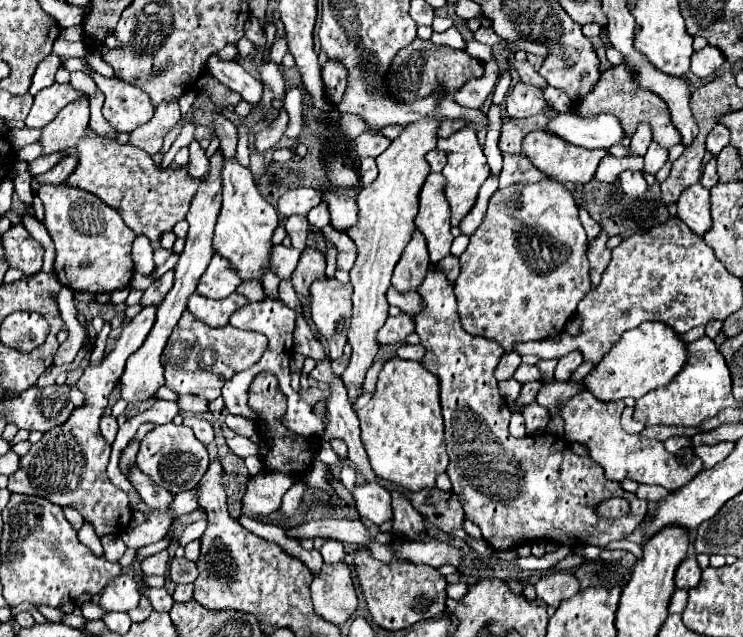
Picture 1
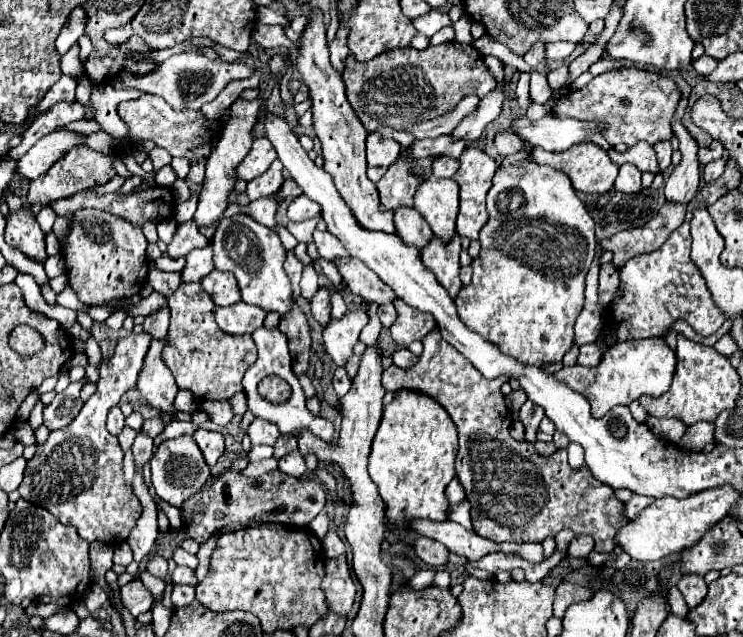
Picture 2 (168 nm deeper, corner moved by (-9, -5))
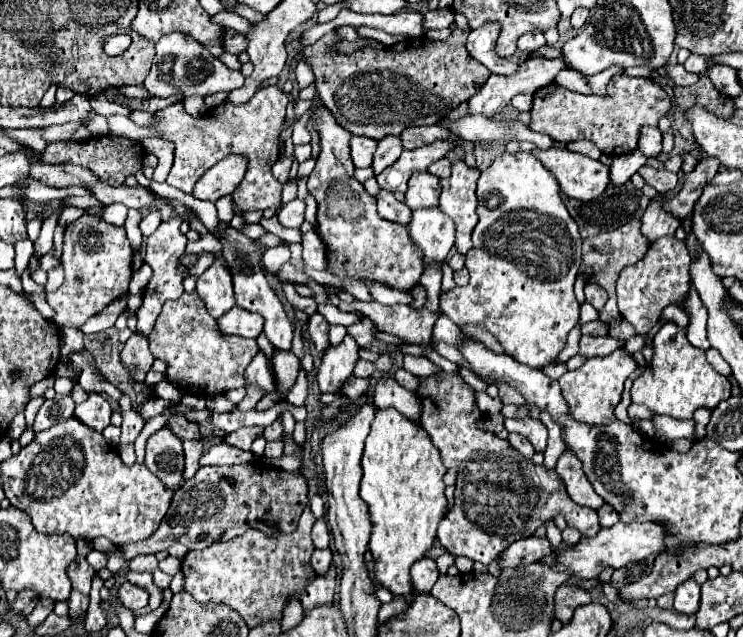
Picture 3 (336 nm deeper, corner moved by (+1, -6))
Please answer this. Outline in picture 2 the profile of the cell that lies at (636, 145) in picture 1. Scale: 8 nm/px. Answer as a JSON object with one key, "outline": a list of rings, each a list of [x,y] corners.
{"outline":[[[639,141],[637,145],[633,145],[631,149],[627,149],[625,153],[617,153],[613,148],[608,150],[609,157],[613,163],[617,165],[625,165],[625,163],[633,163],[639,171],[651,171],[657,173],[657,159],[655,159],[655,151],[649,143]]]}

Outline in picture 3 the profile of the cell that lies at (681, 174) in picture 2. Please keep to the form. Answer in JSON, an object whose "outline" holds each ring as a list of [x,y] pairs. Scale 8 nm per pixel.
{"outline":[[[657,196],[657,200],[649,204],[645,216],[641,218],[641,234],[647,238],[649,244],[653,244],[663,236],[673,236],[677,228],[679,228],[679,220],[673,218],[671,214],[665,214],[663,200],[661,196]]]}

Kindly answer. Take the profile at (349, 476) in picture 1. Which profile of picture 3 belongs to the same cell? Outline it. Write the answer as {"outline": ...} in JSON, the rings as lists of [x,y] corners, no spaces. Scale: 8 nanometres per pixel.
{"outline":[[[259,352],[257,358],[253,358],[253,362],[247,366],[245,376],[247,376],[247,386],[261,386],[267,390],[267,394],[275,392],[275,382],[263,352]]]}

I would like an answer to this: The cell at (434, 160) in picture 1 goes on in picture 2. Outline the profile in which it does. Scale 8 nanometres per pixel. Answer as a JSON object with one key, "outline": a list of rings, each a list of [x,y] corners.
{"outline":[[[435,157],[431,171],[435,177],[453,177],[457,167],[459,167],[459,163],[453,157]]]}

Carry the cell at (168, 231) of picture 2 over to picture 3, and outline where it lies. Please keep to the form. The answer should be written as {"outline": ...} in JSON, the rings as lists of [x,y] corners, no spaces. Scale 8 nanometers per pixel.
{"outline":[[[147,214],[147,216],[139,222],[139,230],[141,230],[141,234],[147,238],[151,232],[155,232],[155,230],[159,228],[159,224],[161,224],[161,218],[157,218],[157,214]]]}

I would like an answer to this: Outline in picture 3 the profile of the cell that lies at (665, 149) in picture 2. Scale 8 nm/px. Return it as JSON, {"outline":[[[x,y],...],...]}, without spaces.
{"outline":[[[641,126],[641,132],[639,132],[639,148],[649,158],[655,158],[661,152],[661,130],[657,126]]]}

